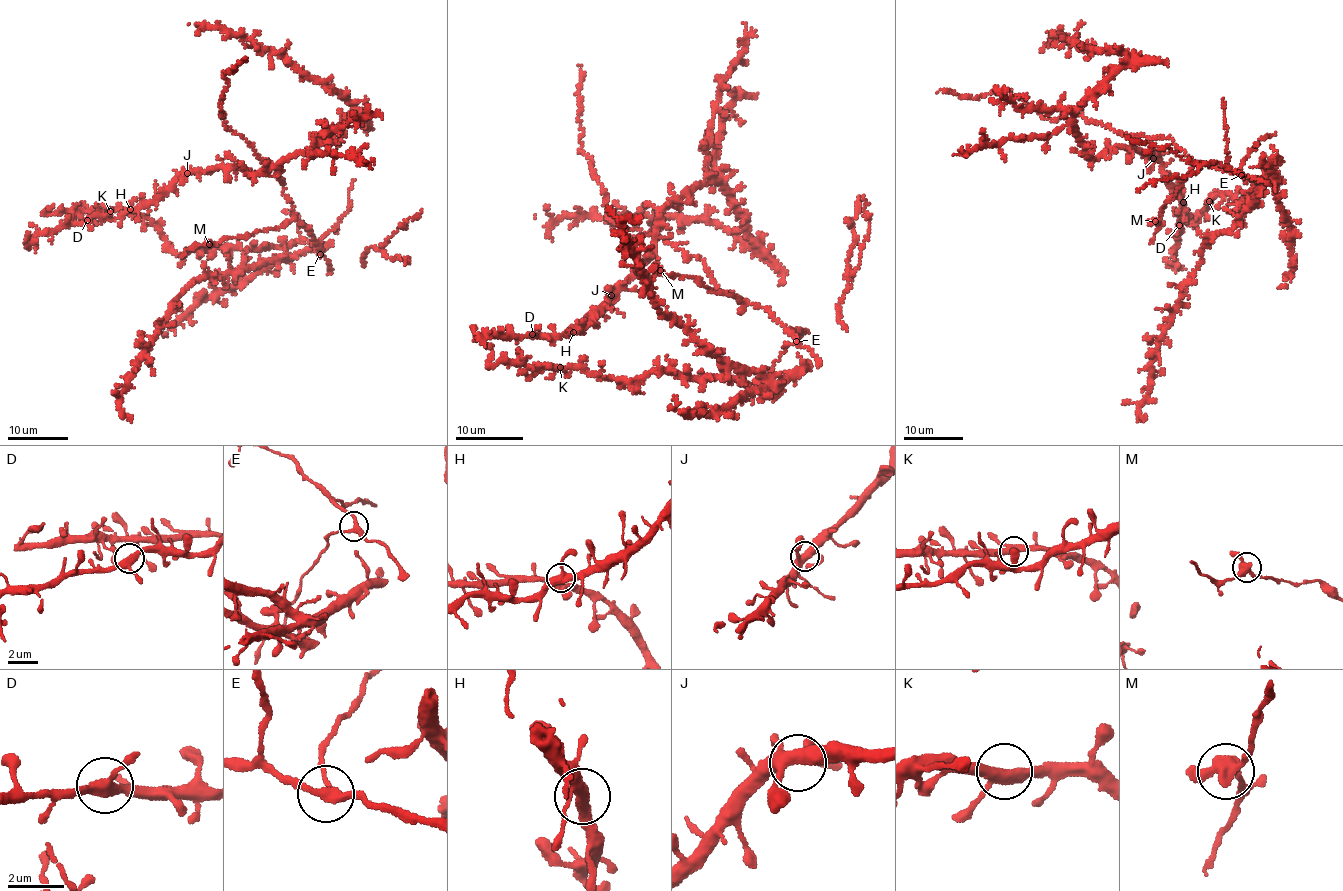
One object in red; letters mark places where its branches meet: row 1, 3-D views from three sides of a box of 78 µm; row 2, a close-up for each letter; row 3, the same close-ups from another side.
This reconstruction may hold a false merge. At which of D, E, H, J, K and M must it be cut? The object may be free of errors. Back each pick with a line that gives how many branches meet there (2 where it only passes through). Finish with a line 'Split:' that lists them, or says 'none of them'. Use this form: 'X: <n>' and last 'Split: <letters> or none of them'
Split: none of them

